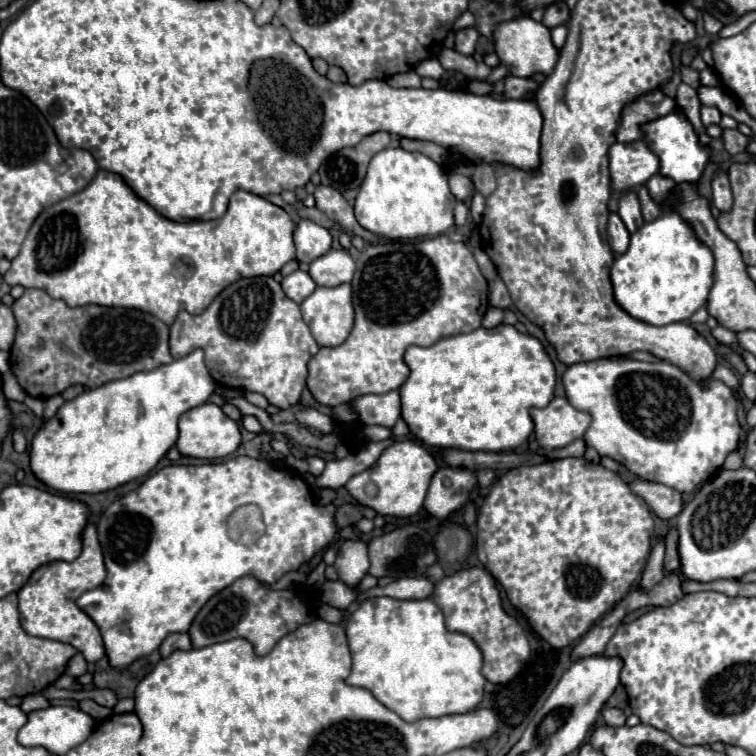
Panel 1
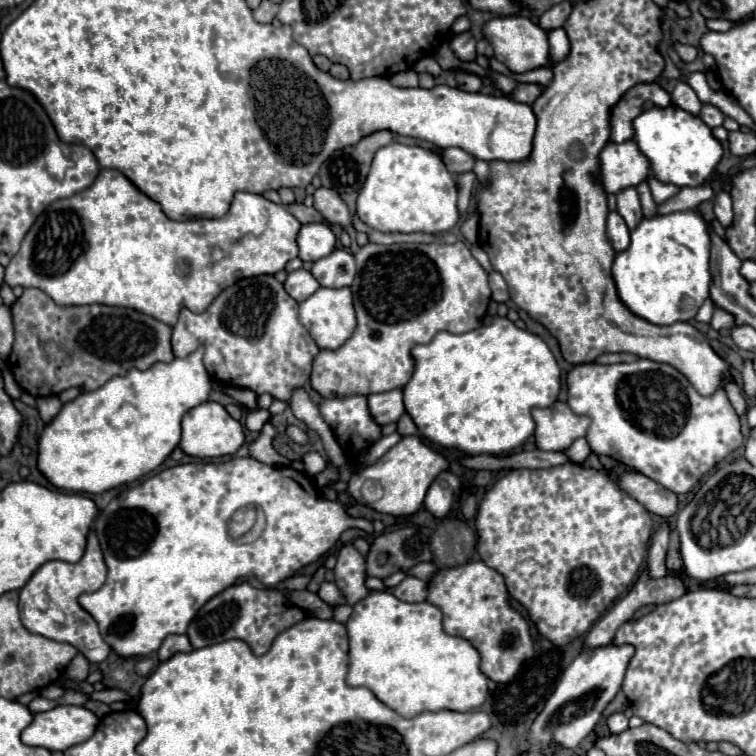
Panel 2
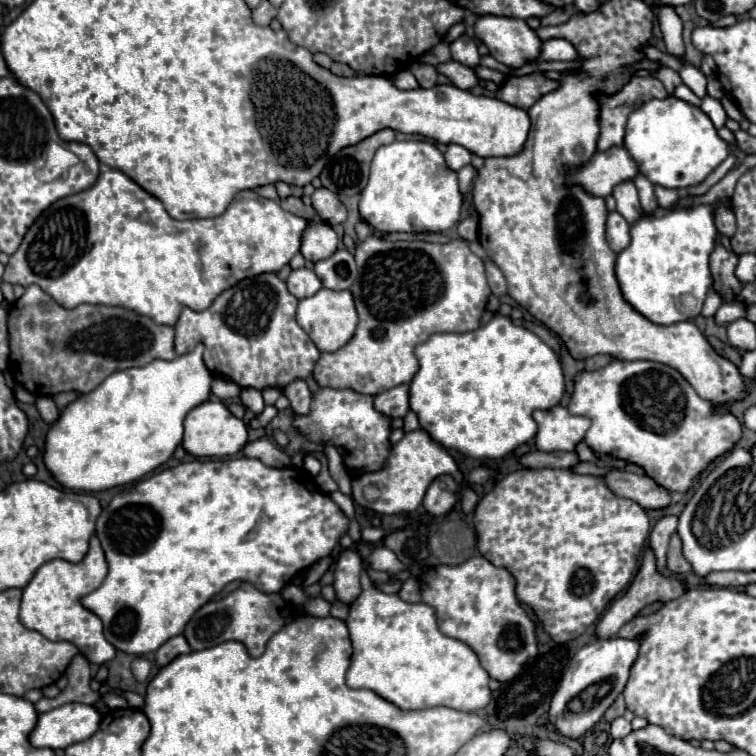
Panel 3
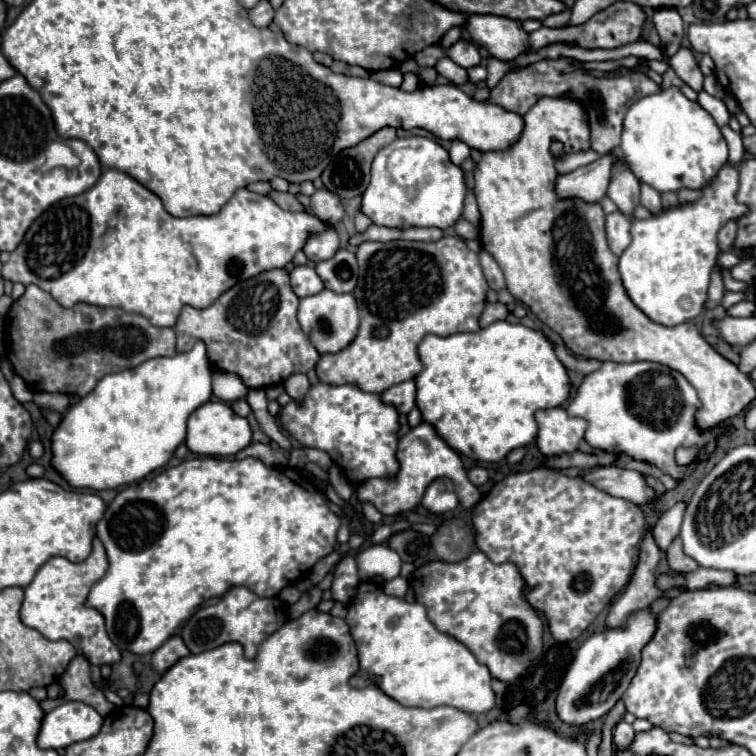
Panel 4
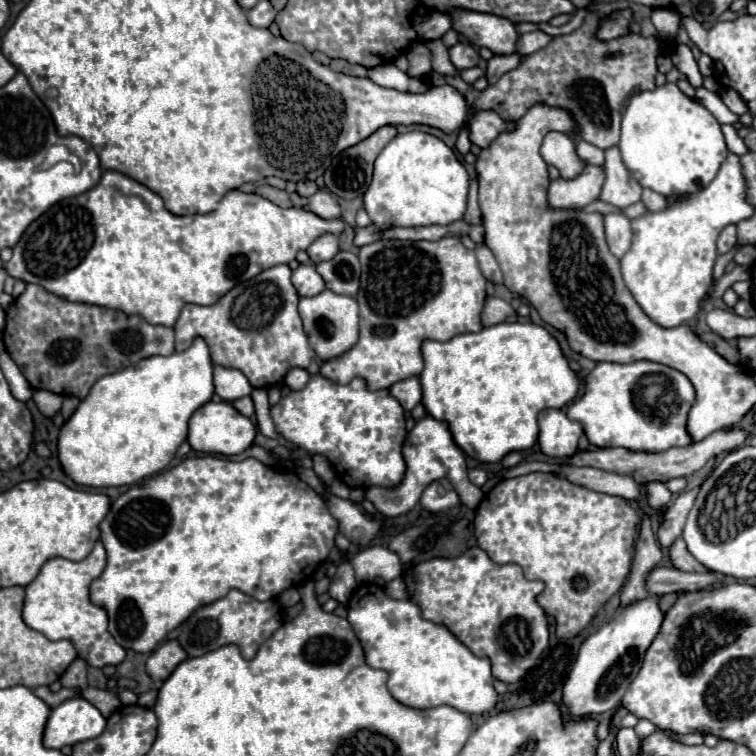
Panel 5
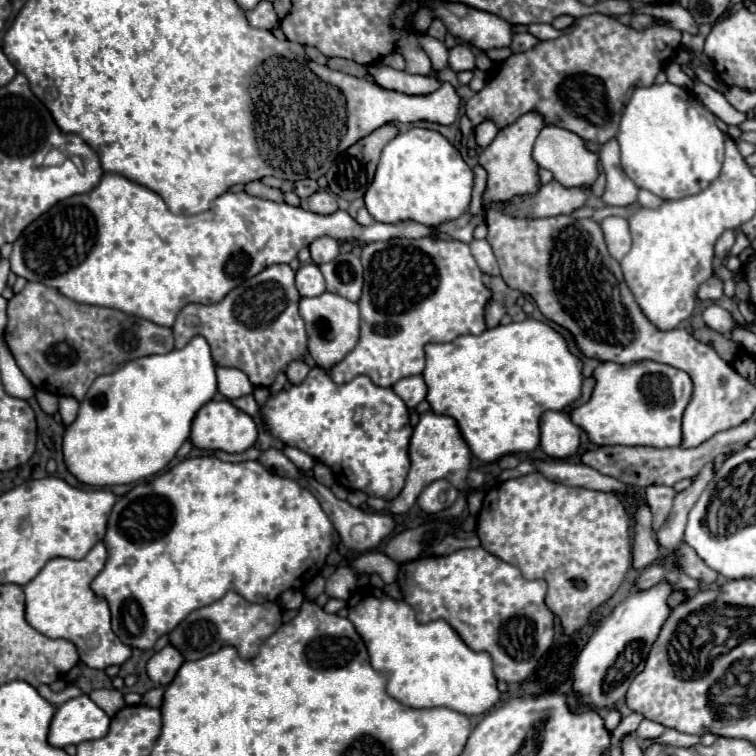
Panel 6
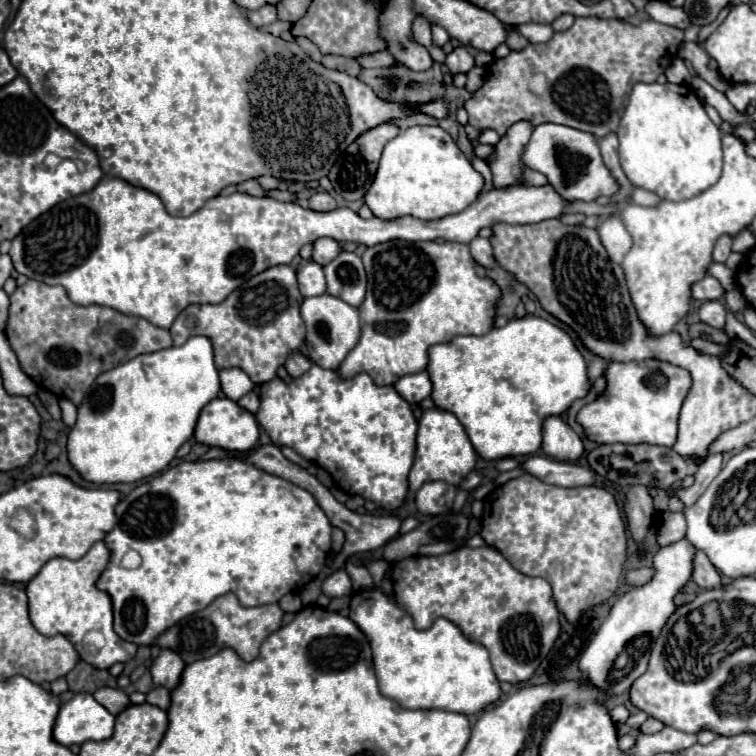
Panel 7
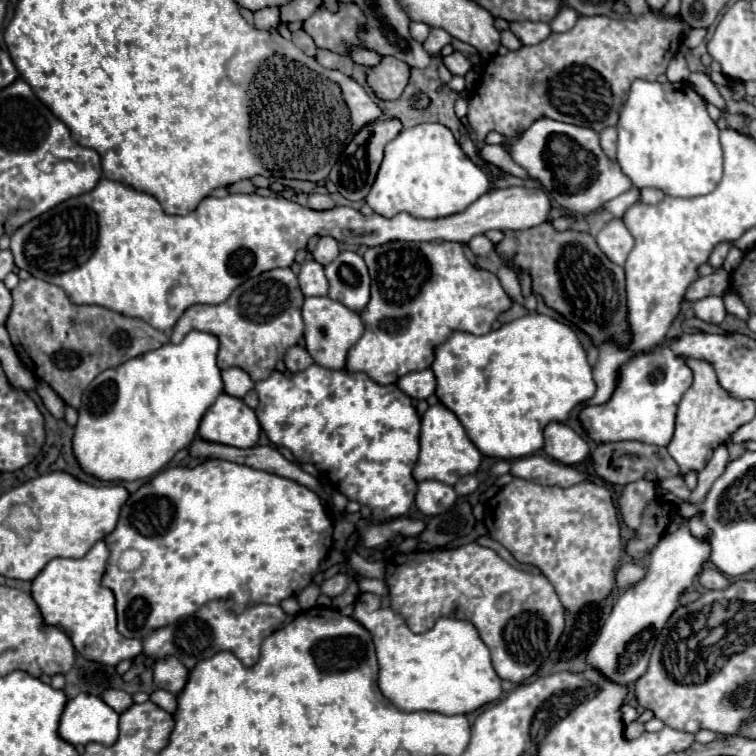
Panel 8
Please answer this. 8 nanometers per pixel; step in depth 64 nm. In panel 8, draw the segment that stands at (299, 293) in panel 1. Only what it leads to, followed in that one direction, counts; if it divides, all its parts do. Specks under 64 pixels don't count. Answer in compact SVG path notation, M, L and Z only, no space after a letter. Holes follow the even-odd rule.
M306 260L298 274L300 288L304 296L326 296L328 294L328 280L324 276L324 266L316 260Z

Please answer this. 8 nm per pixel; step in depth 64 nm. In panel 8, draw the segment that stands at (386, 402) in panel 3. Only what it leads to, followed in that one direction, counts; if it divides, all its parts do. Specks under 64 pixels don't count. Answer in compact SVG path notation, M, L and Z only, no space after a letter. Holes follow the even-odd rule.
M428 368L428 370L410 372L410 374L402 376L402 378L398 380L398 386L400 386L400 390L404 390L410 398L414 398L414 400L424 400L424 398L428 398L430 394L434 394L434 390L436 390L436 378L434 378L434 372Z

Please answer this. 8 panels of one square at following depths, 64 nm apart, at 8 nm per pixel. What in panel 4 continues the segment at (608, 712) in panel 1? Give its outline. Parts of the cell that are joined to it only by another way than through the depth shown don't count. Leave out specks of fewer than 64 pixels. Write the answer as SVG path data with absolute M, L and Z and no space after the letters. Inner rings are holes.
M624 720L616 724L616 730L614 730L614 744L616 744L620 750L626 750L626 748L632 744L634 736L636 736L636 732L634 732L634 728L632 728L630 724L626 724Z

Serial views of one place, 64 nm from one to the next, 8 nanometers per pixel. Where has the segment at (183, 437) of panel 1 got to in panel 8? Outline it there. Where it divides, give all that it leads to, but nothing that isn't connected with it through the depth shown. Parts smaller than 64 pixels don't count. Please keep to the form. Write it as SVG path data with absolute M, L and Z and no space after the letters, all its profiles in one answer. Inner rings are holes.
M222 392L200 422L198 436L236 448L252 448L260 436L260 422L242 398Z

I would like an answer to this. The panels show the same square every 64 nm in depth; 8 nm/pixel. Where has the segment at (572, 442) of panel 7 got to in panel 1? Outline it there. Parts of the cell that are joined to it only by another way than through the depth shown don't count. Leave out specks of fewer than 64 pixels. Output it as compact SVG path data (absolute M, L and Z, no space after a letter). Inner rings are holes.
M554 398L546 408L532 408L530 416L536 424L536 440L548 452L582 438L592 422L590 414L572 408L566 398Z

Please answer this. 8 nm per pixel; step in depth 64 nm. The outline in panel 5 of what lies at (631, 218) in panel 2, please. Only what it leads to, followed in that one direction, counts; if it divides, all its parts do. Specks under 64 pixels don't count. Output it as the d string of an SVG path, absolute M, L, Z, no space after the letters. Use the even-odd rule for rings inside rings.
M612 146L604 150L606 162L604 162L604 172L606 180L600 192L600 200L616 206L616 208L626 208L634 202L640 200L642 188L628 176L628 170L624 168L624 162L620 160L620 150L618 146Z

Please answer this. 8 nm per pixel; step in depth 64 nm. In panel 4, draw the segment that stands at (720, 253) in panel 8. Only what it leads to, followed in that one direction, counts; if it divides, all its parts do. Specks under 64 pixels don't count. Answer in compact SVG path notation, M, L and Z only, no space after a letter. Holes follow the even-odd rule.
M730 220L728 224L722 226L722 230L718 232L718 246L720 252L728 252L734 246L734 238L736 238L736 222Z

